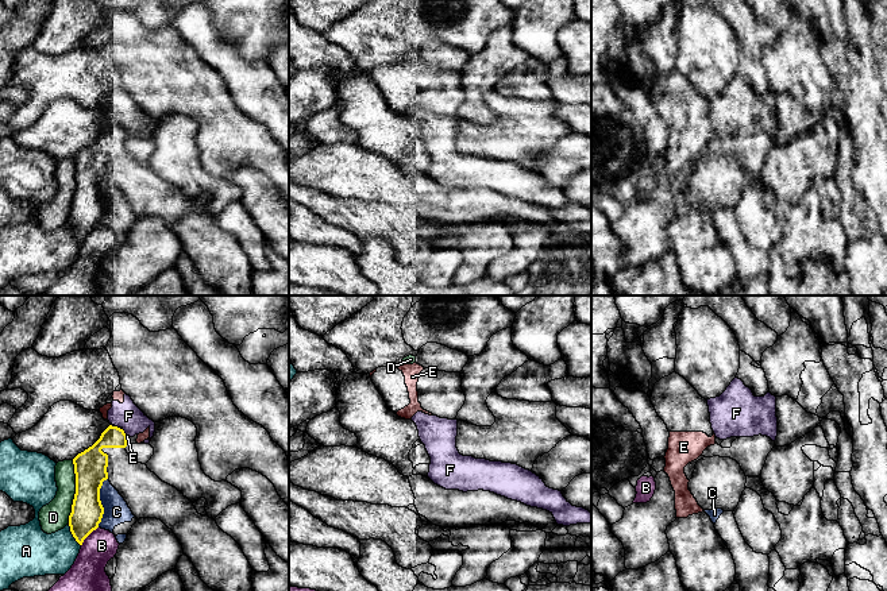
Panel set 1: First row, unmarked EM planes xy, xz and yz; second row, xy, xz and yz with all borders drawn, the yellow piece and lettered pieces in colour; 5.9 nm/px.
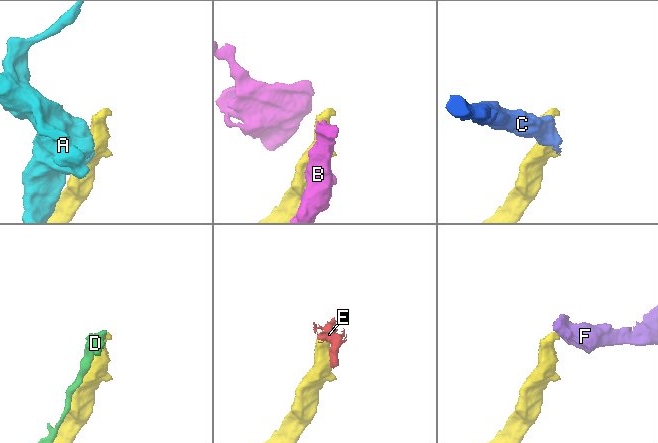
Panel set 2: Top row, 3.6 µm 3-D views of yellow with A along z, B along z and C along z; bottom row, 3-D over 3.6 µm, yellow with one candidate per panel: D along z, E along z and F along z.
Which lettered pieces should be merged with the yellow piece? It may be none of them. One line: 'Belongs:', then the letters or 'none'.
Belongs: none

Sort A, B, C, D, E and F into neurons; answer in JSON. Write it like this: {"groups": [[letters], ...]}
{"groups": [["A"], ["B"], ["C"], ["D"], ["E"], ["F"]]}

